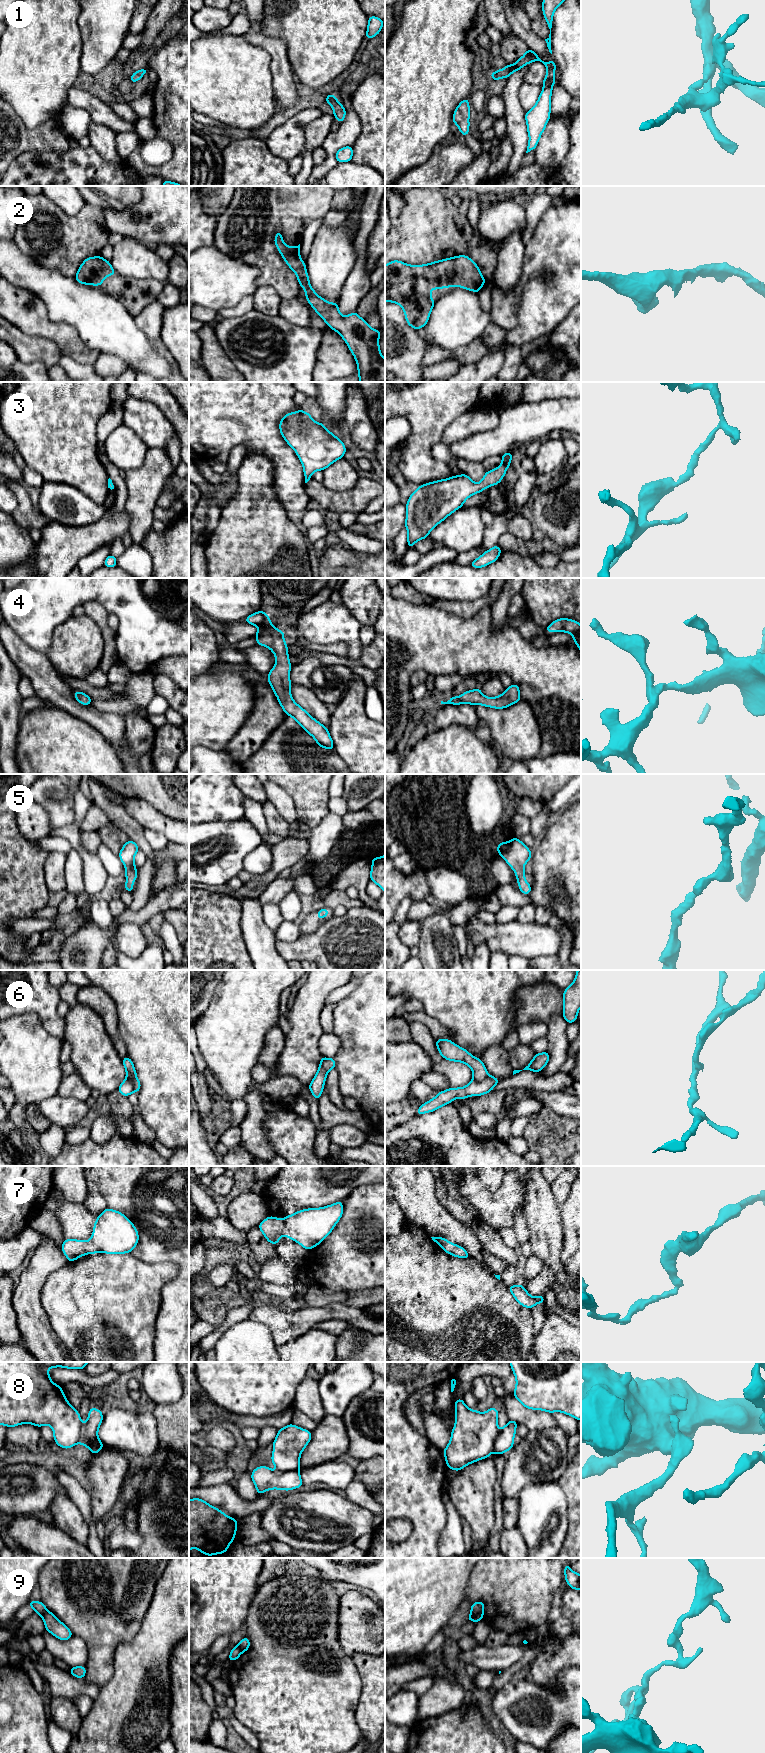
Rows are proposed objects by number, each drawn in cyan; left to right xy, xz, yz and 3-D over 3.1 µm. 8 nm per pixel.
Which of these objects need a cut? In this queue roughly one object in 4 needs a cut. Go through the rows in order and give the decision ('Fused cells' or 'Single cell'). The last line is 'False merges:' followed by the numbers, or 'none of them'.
1: Single cell
2: Single cell
3: Single cell
4: Single cell
5: Single cell
6: Fused cells
7: Single cell
8: Fused cells
9: Fused cells
False merges: 6, 8, 9

